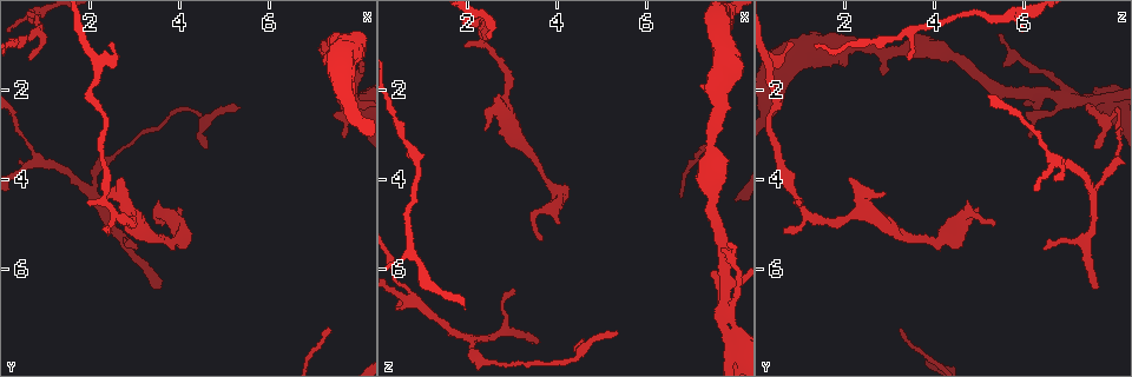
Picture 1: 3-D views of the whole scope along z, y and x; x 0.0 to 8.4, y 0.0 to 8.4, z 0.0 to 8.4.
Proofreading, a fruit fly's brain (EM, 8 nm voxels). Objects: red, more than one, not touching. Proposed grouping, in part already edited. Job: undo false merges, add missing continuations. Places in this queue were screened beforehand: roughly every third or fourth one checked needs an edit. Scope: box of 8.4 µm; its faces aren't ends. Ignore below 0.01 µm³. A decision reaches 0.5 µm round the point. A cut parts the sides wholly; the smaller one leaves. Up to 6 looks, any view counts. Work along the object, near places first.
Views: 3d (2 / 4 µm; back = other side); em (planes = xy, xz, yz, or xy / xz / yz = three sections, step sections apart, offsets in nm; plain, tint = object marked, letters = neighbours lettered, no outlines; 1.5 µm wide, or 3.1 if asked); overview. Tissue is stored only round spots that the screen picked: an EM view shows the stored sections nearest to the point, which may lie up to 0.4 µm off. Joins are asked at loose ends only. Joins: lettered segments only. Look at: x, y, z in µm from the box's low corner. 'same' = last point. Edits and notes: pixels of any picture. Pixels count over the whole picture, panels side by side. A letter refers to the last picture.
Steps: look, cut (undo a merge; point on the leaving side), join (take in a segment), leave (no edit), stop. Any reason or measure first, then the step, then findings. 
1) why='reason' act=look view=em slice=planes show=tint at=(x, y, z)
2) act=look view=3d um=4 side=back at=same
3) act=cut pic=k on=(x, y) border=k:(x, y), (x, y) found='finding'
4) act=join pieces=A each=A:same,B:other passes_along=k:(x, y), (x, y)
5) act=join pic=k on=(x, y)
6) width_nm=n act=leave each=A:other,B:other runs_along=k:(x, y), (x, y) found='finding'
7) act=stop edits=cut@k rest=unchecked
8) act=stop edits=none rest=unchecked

why='thin end' act=look view=em slice=yz step=4 show=letters at=(0.60, 1.35, 3.40)

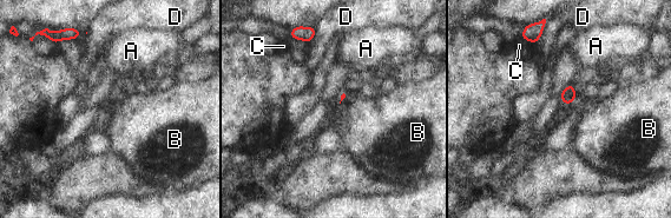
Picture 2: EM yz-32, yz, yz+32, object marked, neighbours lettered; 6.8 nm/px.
act=leave each=A:other,B:other,C:other,D:other found='no lettered segment goes on from it'

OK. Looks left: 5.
why='free end' act=look view=em slice=planes show=letters at=(2.45, 5.20, 0.65)

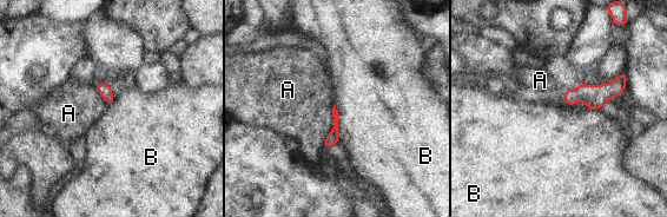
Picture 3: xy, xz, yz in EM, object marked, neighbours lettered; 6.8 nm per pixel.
longest_contact=A:320nm act=leave each=A:other,B:other found='no lettered segment goes on from it'

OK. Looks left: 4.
why='free end' act=look view=em slice=planes show=letters at=(3.55, 6.35, 7.60)

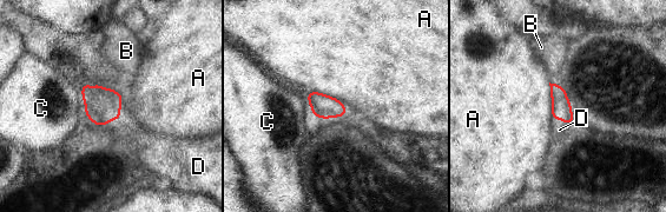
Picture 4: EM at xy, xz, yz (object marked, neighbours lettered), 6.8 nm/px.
act=join pieces=D each=A:other,B:other,C:other,D:same passes_along=4:(103, 105), (111, 120), (137, 145) found='it goes on there'

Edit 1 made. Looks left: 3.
act=stop edits=join@4 rest=unchecked

